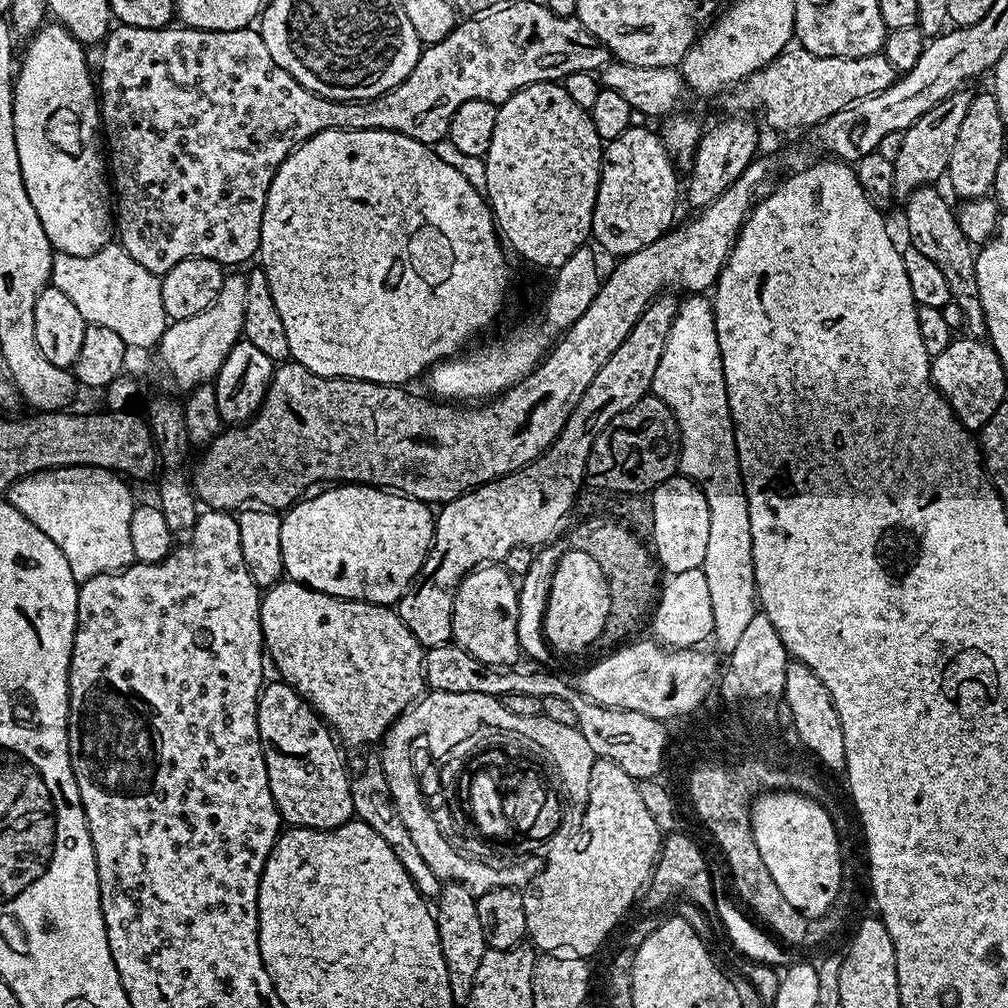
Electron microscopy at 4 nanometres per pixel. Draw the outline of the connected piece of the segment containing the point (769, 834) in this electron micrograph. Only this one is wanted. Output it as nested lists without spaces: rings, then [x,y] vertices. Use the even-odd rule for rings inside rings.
[[[769,791],[759,795],[751,810],[756,845],[766,868],[770,870],[770,876],[778,882],[778,890],[782,890],[782,895],[805,916],[822,915],[835,902],[844,884],[844,860],[840,857],[842,843],[830,814],[810,797],[793,791]]]

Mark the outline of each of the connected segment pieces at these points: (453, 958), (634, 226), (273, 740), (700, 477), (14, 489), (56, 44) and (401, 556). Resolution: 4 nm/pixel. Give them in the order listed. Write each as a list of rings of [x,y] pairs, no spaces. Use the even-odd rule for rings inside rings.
[[[448,882],[441,887],[439,896],[434,900],[434,915],[436,917],[436,929],[442,946],[442,958],[446,958],[446,978],[450,978],[450,990],[456,988],[454,1002],[464,1000],[464,992],[474,990],[474,977],[478,966],[482,962],[482,954],[486,954],[489,948],[486,942],[486,934],[482,934],[482,922],[478,918],[478,906],[476,896],[464,884]]]
[[[630,126],[618,138],[607,141],[606,147],[602,152],[602,163],[600,166],[600,185],[596,191],[596,208],[592,212],[592,236],[595,243],[601,248],[604,247],[610,255],[615,258],[623,258],[634,254],[638,250],[642,250],[644,246],[650,246],[658,237],[663,236],[673,227],[672,219],[676,216],[676,168],[673,157],[668,155],[668,150],[664,146],[663,139],[659,135],[656,136],[648,128],[636,128],[637,126]]]
[[[283,682],[275,683],[265,683],[260,693],[256,714],[258,738],[262,754],[266,758],[266,778],[270,778],[270,794],[278,806],[281,821],[285,825],[297,828],[337,828],[347,824],[354,816],[352,782],[350,768],[346,760],[344,764],[344,756],[340,753],[341,745],[337,737],[312,709],[311,704],[301,698],[296,689]]]
[[[692,294],[687,297],[689,300],[680,300],[676,309],[676,317],[673,318],[669,328],[668,337],[658,359],[657,369],[654,370],[650,392],[657,396],[662,402],[668,404],[668,409],[674,414],[676,424],[680,427],[680,462],[679,471],[688,479],[693,480],[706,494],[706,506],[710,506],[710,539],[706,545],[706,558],[704,559],[704,573],[706,574],[706,590],[710,590],[710,614],[712,615],[712,635],[711,639],[716,640],[716,644],[724,654],[732,652],[734,646],[738,646],[741,635],[747,629],[748,624],[758,615],[758,597],[756,595],[756,579],[754,578],[754,562],[752,561],[752,539],[750,538],[750,510],[748,509],[748,499],[744,493],[744,479],[740,477],[740,457],[736,451],[736,430],[732,427],[732,415],[727,406],[726,382],[724,381],[724,367],[720,361],[720,347],[718,346],[718,334],[716,333],[716,319],[712,317],[712,302],[707,295]]]
[[[50,468],[47,472],[35,472],[33,476],[17,480],[8,489],[6,500],[27,520],[34,522],[34,526],[38,526],[38,530],[42,530],[42,534],[46,534],[50,542],[58,546],[58,550],[62,550],[70,566],[70,574],[74,574],[78,582],[83,582],[103,572],[118,572],[136,560],[128,533],[134,499],[131,490],[123,482],[117,473],[107,468]]]
[[[41,30],[35,33],[32,45],[24,56],[24,65],[19,65],[18,75],[14,80],[14,91],[12,94],[12,117],[14,118],[14,134],[16,135],[16,149],[18,150],[18,162],[22,170],[22,178],[26,186],[26,194],[42,222],[42,230],[46,230],[46,238],[52,243],[56,252],[65,252],[78,258],[86,258],[90,254],[98,254],[110,243],[114,236],[114,216],[108,213],[108,196],[104,191],[109,191],[110,184],[106,179],[106,156],[102,151],[102,112],[98,107],[98,92],[94,87],[94,76],[88,73],[88,64],[84,61],[85,49],[81,43],[68,32],[60,30],[55,36],[52,32]]]
[[[340,482],[320,491],[312,494],[317,496],[309,495],[297,500],[283,513],[280,541],[287,579],[297,580],[307,588],[338,598],[395,605],[411,586],[412,579],[418,574],[432,548],[433,509],[428,509],[431,507],[423,500],[414,500],[410,496],[371,484]]]

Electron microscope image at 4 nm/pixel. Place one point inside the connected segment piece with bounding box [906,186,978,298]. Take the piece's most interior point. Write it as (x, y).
(934, 227)

